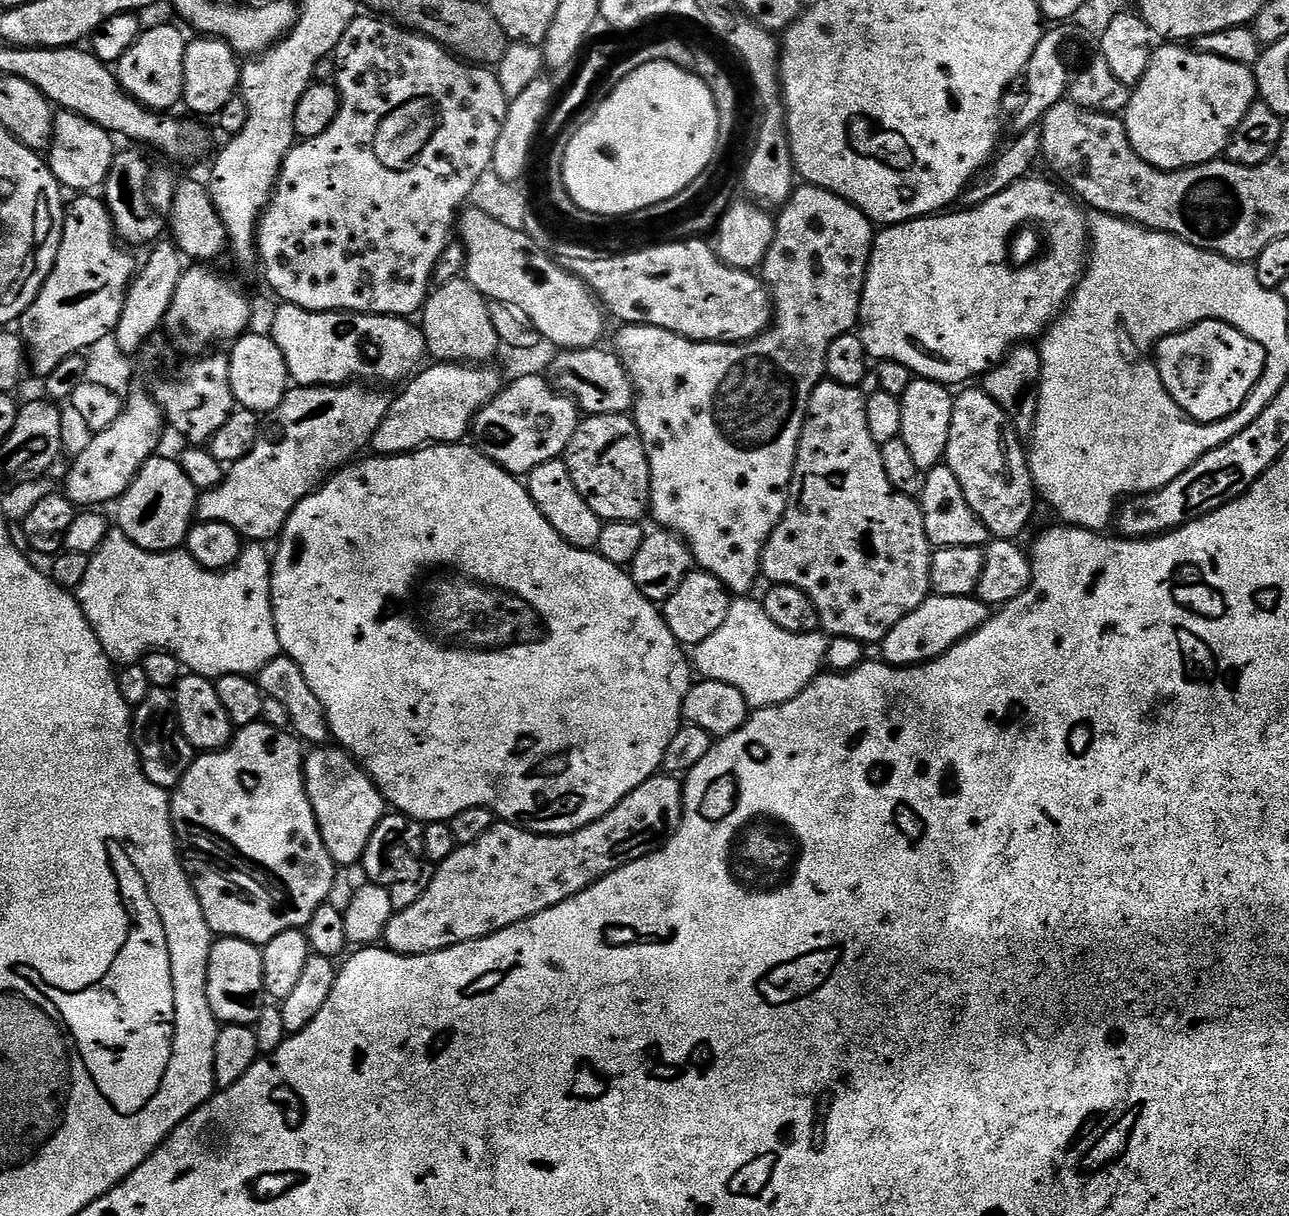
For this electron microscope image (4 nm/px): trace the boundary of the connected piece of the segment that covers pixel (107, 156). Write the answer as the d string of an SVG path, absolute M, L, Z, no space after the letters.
M57 111L52 122L51 143L46 149L46 163L65 189L77 188L75 191L80 194L99 189L107 178L112 159L118 151L117 145L112 145L112 140L114 141L113 133L84 116Z

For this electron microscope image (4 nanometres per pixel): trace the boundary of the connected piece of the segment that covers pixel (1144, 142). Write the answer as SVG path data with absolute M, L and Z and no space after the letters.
M1176 42L1163 46L1165 48L1157 47L1153 51L1146 74L1132 88L1124 129L1130 146L1147 164L1163 172L1177 172L1180 168L1192 168L1195 164L1217 159L1227 149L1232 131L1238 122L1242 122L1246 110L1257 103L1256 74L1249 65L1198 52L1192 46L1181 46Z

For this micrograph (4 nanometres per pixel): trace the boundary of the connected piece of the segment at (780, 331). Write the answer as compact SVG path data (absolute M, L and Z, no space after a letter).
M812 184L797 187L787 204L779 209L776 220L776 237L770 246L768 256L762 265L762 279L770 289L774 319L767 332L747 342L705 342L688 340L670 330L655 328L649 324L630 324L621 327L616 336L614 351L624 364L628 377L636 387L634 419L642 434L646 454L650 462L650 516L656 519L661 529L676 533L692 550L695 567L709 572L718 582L722 582L729 593L736 598L744 598L761 579L760 559L764 553L770 534L784 517L788 505L788 488L792 484L792 471L796 461L796 447L802 434L804 419L808 413L808 403L812 391L825 379L826 354L834 338L849 335L857 327L860 318L860 296L864 293L864 277L868 275L868 259L872 257L874 225L841 196L816 188Z

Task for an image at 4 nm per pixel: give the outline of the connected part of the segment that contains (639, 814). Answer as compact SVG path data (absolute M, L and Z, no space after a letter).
M657 774L642 782L638 790L626 794L626 798L622 798L614 810L590 826L574 830L569 836L539 836L537 832L528 832L519 824L497 822L490 830L486 830L486 834L482 834L482 838L478 838L478 842L457 847L456 852L446 858L446 862L435 865L436 873L434 882L430 882L430 890L426 890L426 894L422 894L414 906L401 912L393 911L382 937L383 943L389 952L417 956L506 930L506 926L514 926L534 914L542 914L542 910L550 910L550 906L566 902L606 874L657 852L675 834L682 821L684 790L681 781L674 776Z

